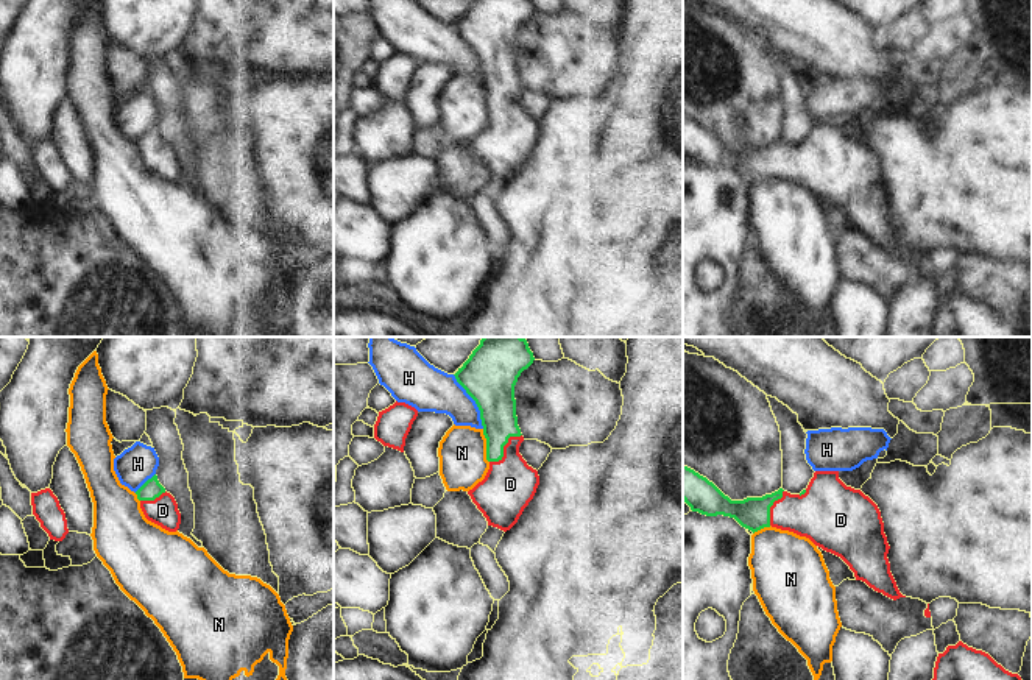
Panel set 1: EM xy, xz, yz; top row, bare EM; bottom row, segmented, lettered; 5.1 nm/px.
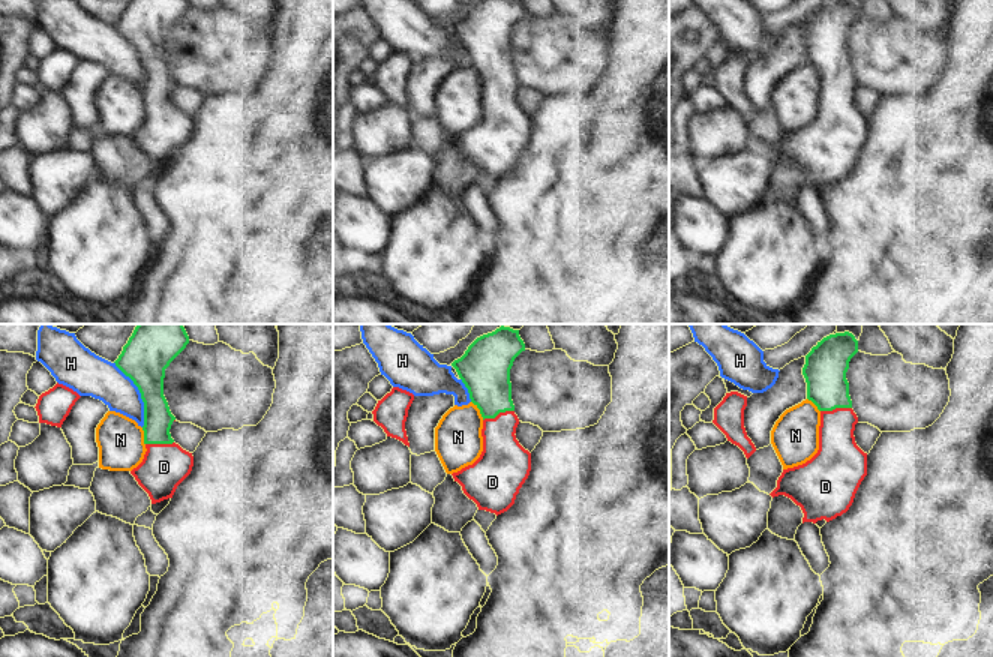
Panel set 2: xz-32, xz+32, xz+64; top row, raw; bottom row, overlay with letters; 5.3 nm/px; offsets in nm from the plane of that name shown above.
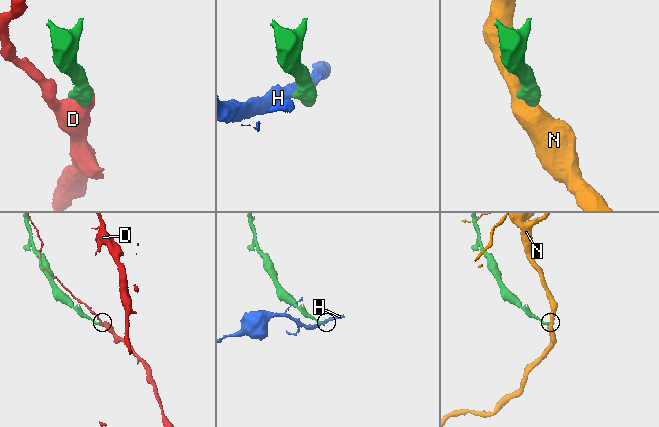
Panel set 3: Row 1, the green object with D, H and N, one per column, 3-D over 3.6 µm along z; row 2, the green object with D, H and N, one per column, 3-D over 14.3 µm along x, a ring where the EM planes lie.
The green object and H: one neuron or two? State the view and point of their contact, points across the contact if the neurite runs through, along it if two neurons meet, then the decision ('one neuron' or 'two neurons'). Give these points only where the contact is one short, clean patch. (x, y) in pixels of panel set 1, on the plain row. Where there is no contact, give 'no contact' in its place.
meets green in xz at (474, 50); two neurons

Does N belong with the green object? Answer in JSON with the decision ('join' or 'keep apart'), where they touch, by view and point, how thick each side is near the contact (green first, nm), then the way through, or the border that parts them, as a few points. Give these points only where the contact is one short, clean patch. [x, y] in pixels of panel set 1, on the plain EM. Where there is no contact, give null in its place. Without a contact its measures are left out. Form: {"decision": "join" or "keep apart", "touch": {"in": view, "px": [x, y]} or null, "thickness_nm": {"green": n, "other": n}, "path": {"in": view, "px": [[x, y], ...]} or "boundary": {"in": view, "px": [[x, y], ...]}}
{"decision": "keep apart", "touch": {"in": "xz", "px": [487, 97]}, "thickness_nm": {"green": 190, "other": 240}}

